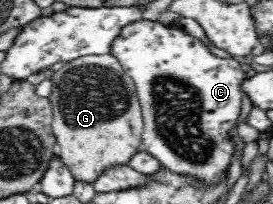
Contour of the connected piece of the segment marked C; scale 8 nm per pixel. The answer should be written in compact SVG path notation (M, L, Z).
M145 19L135 20L135 22L121 27L117 36L112 40L110 53L122 64L124 71L132 78L136 86L136 95L140 104L144 126L141 148L155 156L160 164L167 167L169 171L177 172L180 175L195 175L197 179L201 179L205 181L205 183L209 183L209 185L220 181L220 178L227 172L229 160L231 160L231 152L233 150L233 145L231 145L230 141L231 137L227 135L227 132L236 126L236 123L239 121L239 114L241 114L241 110L243 110L241 98L243 98L243 82L246 80L247 74L243 71L243 68L241 68L241 64L233 58L220 58L211 53L209 47L205 46L205 43L202 43L195 36L187 33L179 25L166 26L163 22Z

